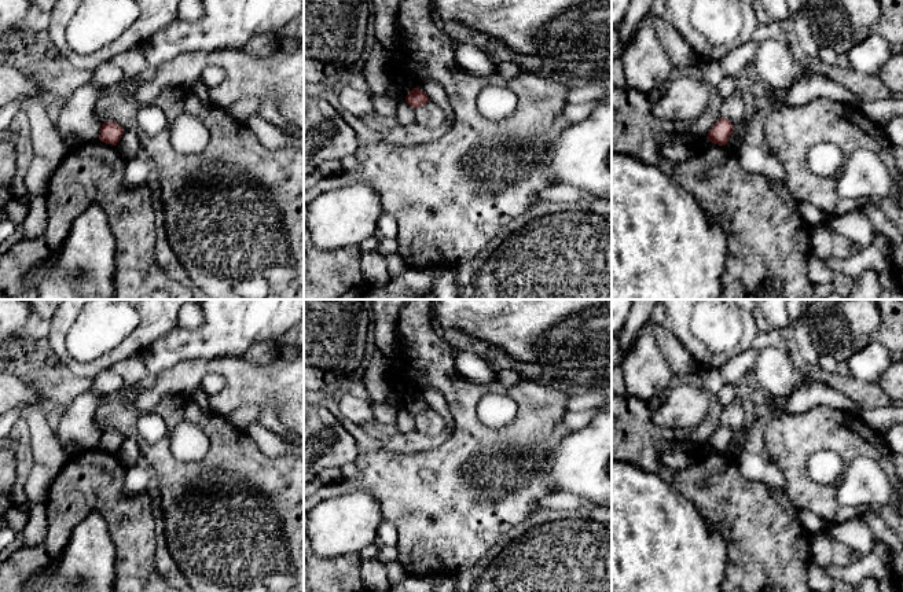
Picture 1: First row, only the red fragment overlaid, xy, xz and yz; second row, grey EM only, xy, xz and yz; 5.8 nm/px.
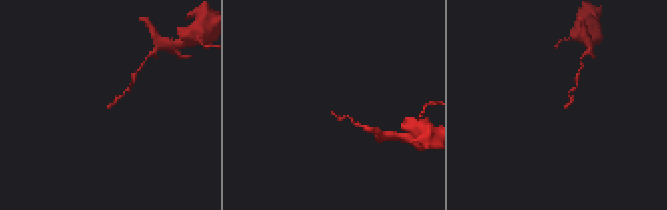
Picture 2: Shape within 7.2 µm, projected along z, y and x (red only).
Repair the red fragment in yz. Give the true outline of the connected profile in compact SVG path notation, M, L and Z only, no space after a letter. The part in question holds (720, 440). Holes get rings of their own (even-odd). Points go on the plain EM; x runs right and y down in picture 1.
M720 426L709 438L708 448L719 453L726 453L733 438L734 434L731 429L727 426Z

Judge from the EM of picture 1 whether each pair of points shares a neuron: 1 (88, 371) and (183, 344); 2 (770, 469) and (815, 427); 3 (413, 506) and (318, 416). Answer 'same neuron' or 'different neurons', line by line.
1: different neurons
2: different neurons
3: different neurons

